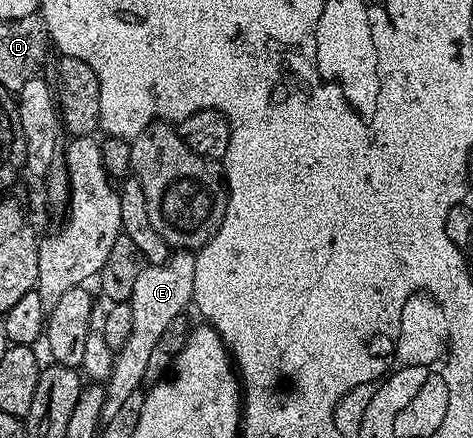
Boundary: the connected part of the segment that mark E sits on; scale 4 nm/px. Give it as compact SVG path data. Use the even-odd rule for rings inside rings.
M179 249L161 265L144 266L142 273L137 276L129 300L133 309L133 329L125 340L125 345L121 345L121 349L115 352L111 376L105 381L107 396L103 405L104 420L112 419L117 409L121 409L125 397L144 386L145 368L149 365L149 357L153 354L157 341L161 341L165 329L169 329L169 325L173 325L173 321L184 314L183 310L192 306L195 263L196 256L190 250Z

